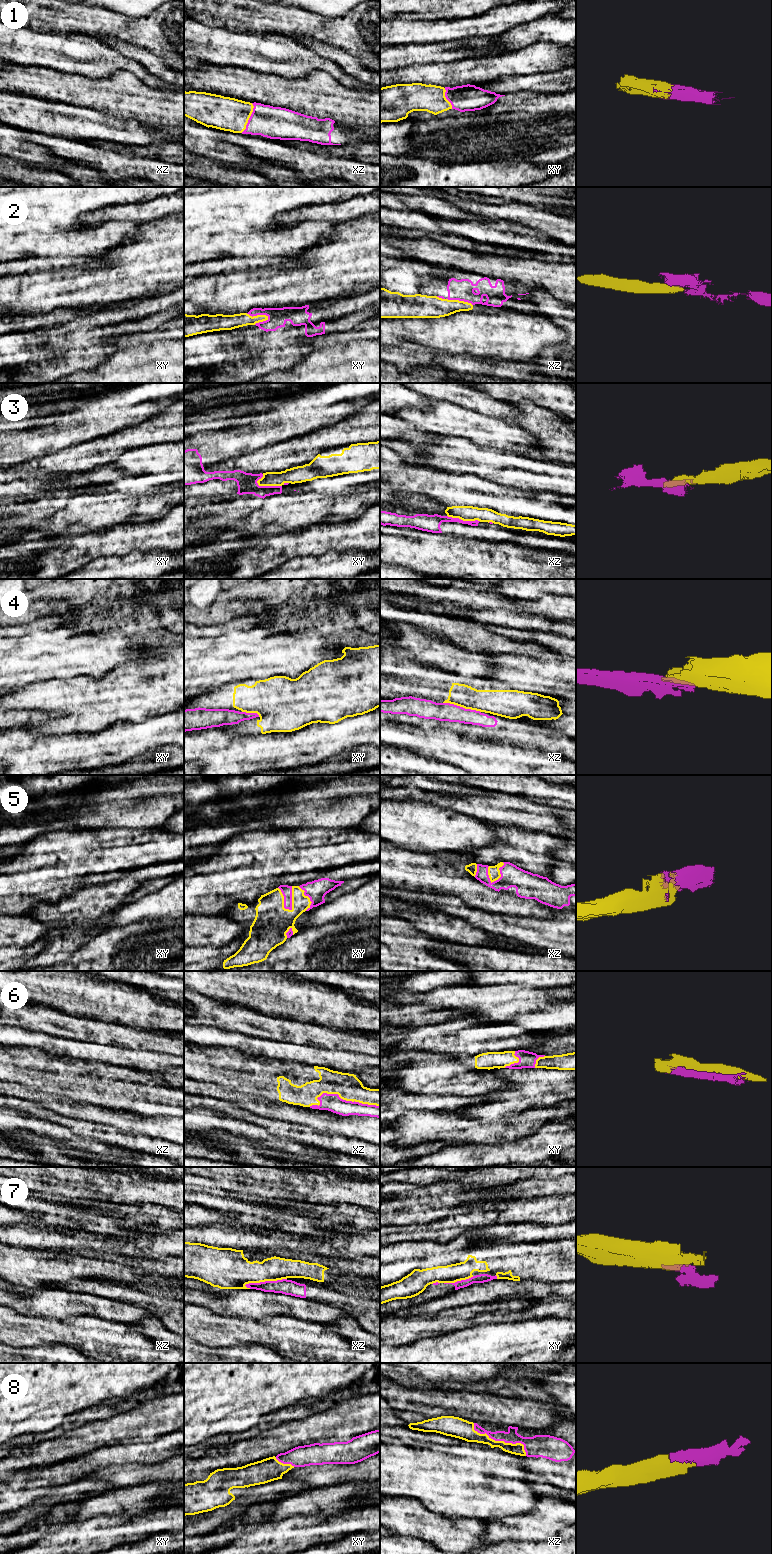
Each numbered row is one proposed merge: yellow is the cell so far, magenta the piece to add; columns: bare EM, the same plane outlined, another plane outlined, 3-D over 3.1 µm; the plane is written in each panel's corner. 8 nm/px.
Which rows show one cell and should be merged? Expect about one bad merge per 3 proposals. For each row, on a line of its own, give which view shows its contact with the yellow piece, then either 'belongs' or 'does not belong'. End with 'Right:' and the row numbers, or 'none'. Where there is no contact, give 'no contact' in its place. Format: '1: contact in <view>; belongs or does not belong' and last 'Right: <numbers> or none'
1: contact in xz; belongs
2: contact in xy; belongs
3: contact in xy; does not belong
4: contact in xz; does not belong
5: contact in xy; belongs
6: contact in xz; belongs
7: contact in xz; does not belong
8: contact in xz; belongs
Right: 1, 2, 5, 6, 8

